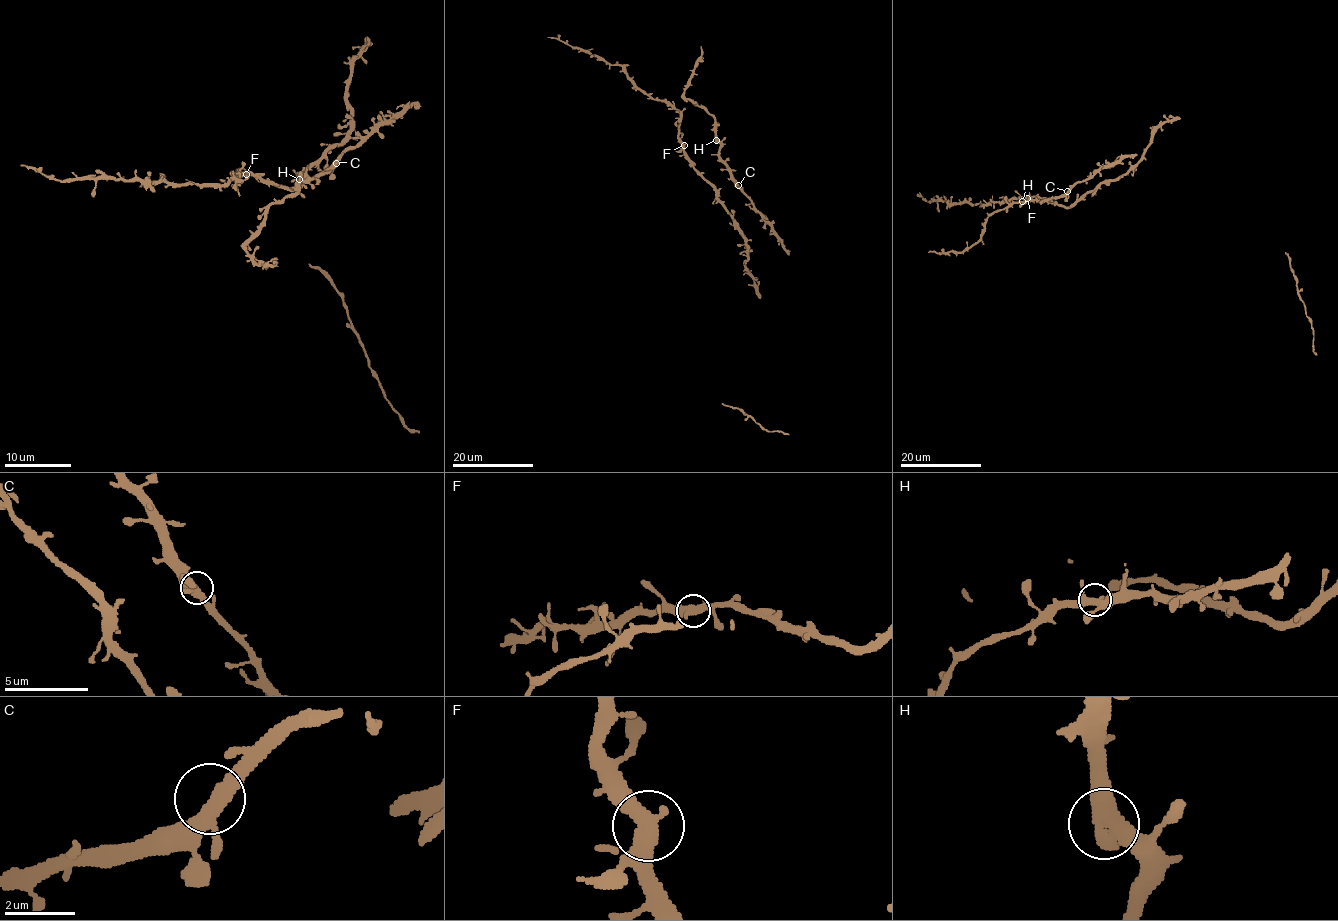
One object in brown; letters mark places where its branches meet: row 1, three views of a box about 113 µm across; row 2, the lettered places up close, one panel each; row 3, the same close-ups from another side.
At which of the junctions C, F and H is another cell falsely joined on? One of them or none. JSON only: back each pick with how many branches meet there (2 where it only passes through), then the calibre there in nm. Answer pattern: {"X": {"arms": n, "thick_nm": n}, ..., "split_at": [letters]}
{"split_at": []}

